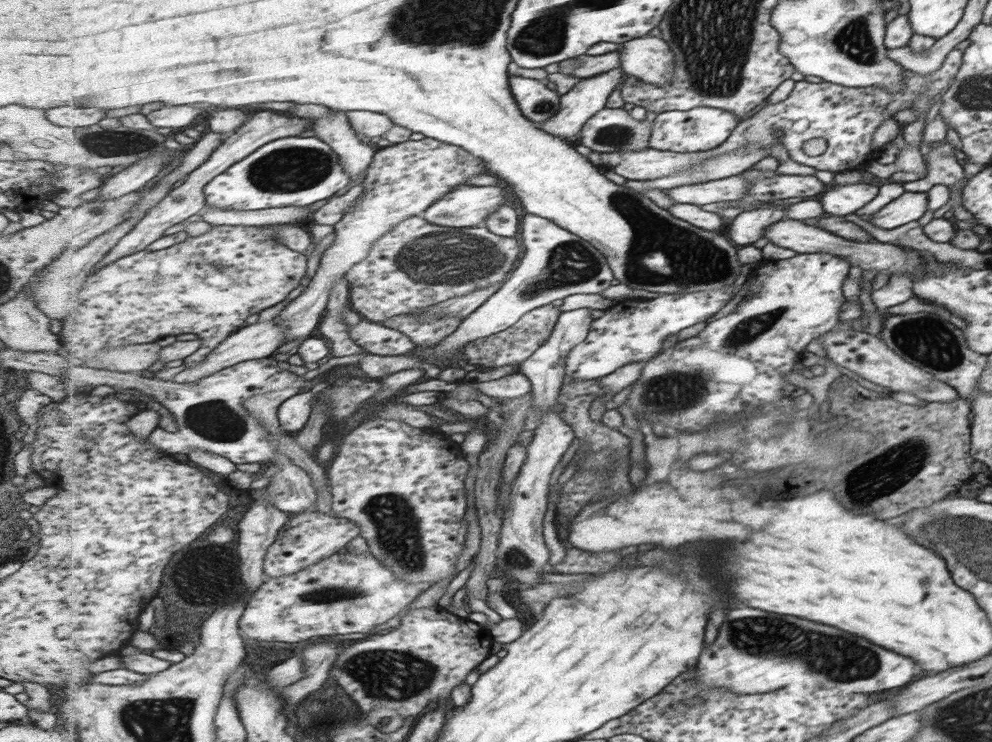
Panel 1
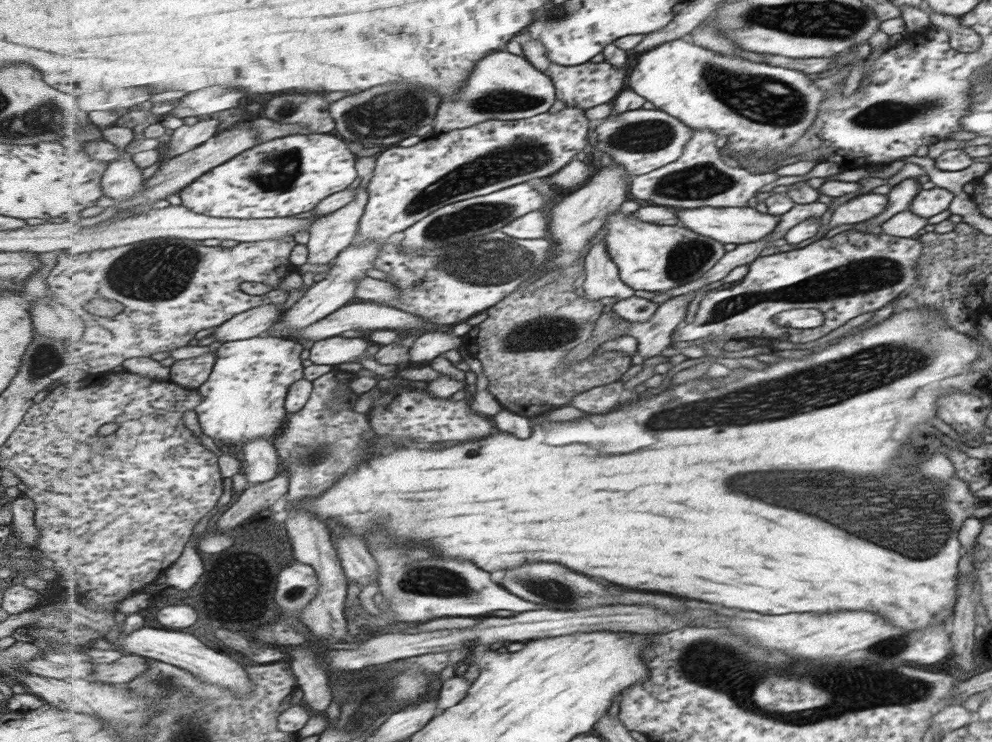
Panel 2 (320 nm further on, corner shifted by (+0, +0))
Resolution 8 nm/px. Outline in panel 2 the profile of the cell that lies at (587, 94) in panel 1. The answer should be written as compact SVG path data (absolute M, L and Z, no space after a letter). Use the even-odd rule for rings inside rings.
M566 105L558 113L547 111L516 121L487 120L469 128L436 134L409 148L395 145L385 149L377 155L374 177L368 187L369 202L359 223L359 232L351 245L367 241L383 244L395 232L404 232L449 204L485 196L529 182L533 178L546 178L559 172L575 158L582 157L581 150L589 146L589 125L593 123L585 116L585 110Z

